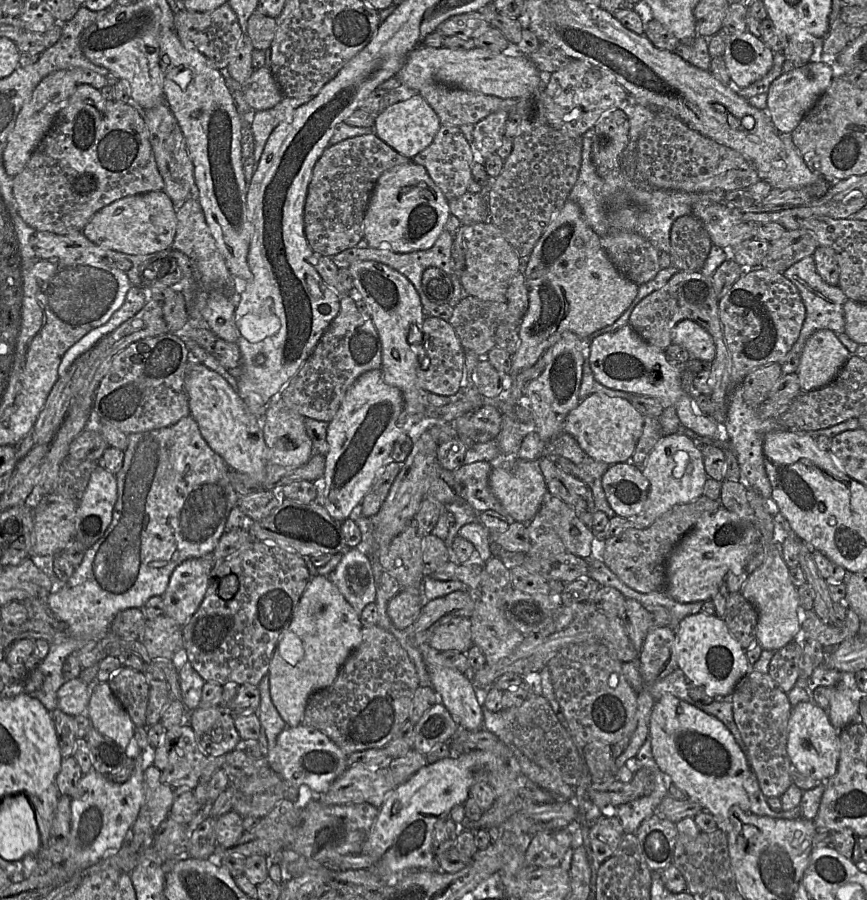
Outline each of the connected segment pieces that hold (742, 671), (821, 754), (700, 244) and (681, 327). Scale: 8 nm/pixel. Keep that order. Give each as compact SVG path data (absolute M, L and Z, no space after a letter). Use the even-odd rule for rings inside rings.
M699 612L683 618L675 629L678 669L689 684L700 687L710 697L729 696L749 671L745 650L731 635L726 622L715 614Z
M811 702L793 706L788 721L787 753L791 764L802 774L826 781L837 771L839 730L830 722L827 711Z
M692 214L674 221L670 244L672 266L685 272L700 272L713 245L703 222Z
M692 320L680 321L672 330L672 342L685 348L690 358L711 363L716 356L712 336Z

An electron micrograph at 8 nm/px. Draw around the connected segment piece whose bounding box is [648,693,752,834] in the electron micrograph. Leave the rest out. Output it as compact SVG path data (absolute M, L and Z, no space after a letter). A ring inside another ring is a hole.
M666 693L652 707L648 738L661 772L669 776L672 784L685 792L688 799L709 812L718 829L725 834L731 831L729 810L732 806L750 811L744 788L744 782L752 772L748 758L718 718Z

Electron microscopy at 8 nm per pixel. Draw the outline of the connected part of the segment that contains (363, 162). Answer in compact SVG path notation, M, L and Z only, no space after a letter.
M374 132L329 145L313 167L304 205L304 233L314 253L331 257L356 247L363 238L364 214L376 181L384 172L410 161L384 143Z

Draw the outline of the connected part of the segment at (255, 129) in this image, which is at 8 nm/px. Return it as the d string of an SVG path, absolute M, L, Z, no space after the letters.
M283 97L273 108L251 112L251 132L254 138L253 158L259 162L265 144L272 131L289 117L301 105L306 104L312 97Z

